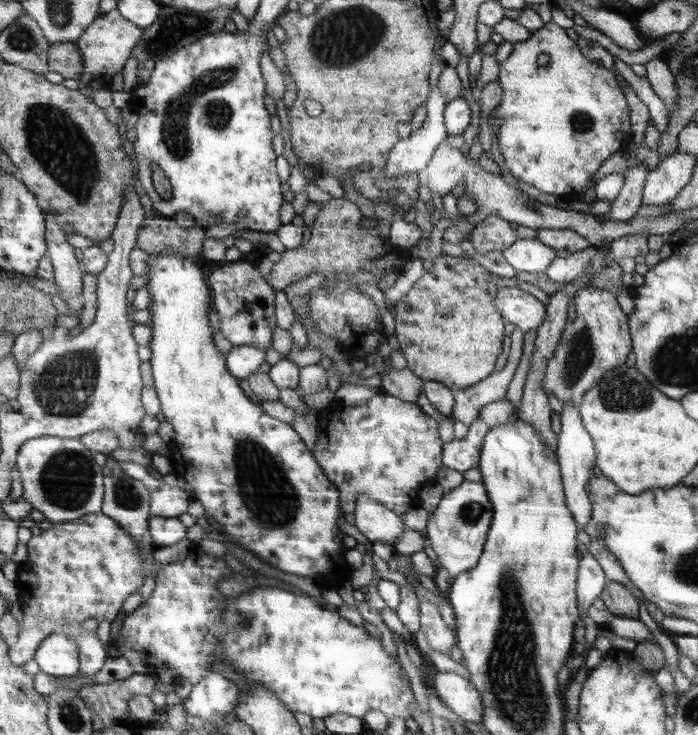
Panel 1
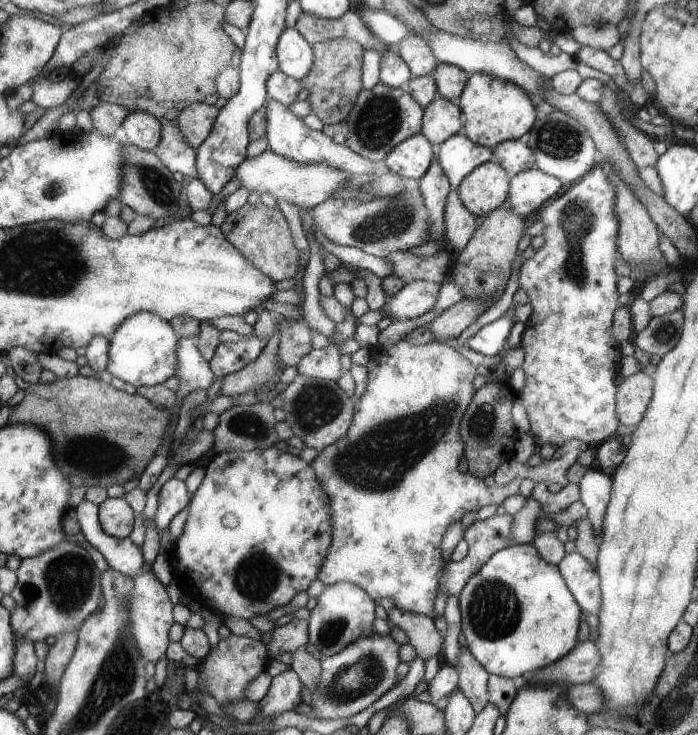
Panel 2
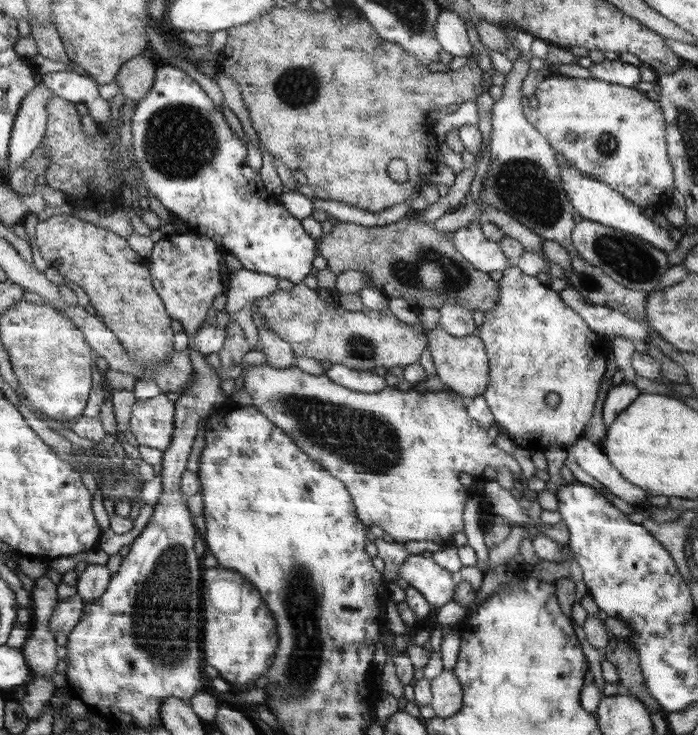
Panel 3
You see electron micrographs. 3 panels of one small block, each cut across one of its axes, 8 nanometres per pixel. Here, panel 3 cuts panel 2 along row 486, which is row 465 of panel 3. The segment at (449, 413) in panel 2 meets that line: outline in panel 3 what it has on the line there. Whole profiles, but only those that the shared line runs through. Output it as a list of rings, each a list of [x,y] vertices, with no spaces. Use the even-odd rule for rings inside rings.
[[[268,364],[252,365],[252,369],[246,371],[244,377],[243,387],[252,399],[251,404],[258,410],[261,410],[270,422],[277,424],[282,430],[285,430],[298,446],[301,447],[306,454],[316,459],[326,470],[334,470],[334,474],[338,474],[338,478],[342,478],[342,482],[346,482],[346,486],[350,486],[350,490],[354,490],[353,502],[358,502],[358,514],[362,514],[362,522],[368,526],[380,526],[391,537],[400,544],[414,541],[432,541],[441,545],[448,545],[452,543],[452,535],[456,532],[463,532],[464,519],[462,513],[468,494],[466,488],[460,484],[458,476],[464,472],[464,476],[468,479],[472,477],[481,476],[486,466],[492,468],[499,468],[505,466],[511,470],[515,475],[516,480],[525,484],[523,473],[520,464],[513,455],[508,455],[504,451],[495,446],[495,441],[488,436],[483,426],[474,420],[466,410],[462,397],[457,393],[452,392],[418,392],[414,388],[404,392],[404,390],[397,390],[395,387],[387,387],[385,390],[374,394],[366,394],[366,392],[358,392],[350,390],[349,387],[341,386],[339,383],[333,381],[324,375],[311,375],[296,366],[278,369],[271,367]]]

